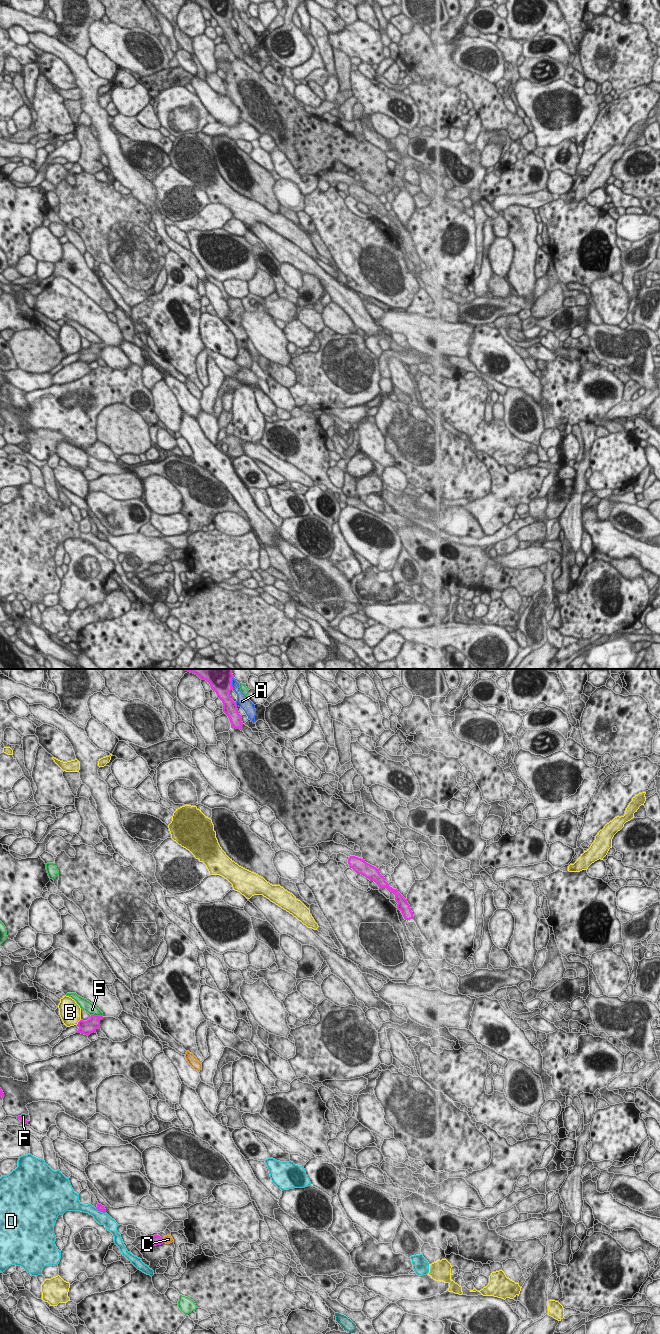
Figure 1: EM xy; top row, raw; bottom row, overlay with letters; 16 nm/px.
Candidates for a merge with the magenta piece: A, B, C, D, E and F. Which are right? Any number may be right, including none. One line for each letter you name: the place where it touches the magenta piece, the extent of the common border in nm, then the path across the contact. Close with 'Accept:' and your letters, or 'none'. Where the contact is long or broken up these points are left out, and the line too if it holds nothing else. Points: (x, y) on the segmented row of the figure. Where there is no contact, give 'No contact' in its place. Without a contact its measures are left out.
Accept: none.

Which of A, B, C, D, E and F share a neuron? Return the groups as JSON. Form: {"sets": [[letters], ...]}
{"sets": [["A"], ["B"], ["C"], ["D"], ["E"], ["F"]]}

